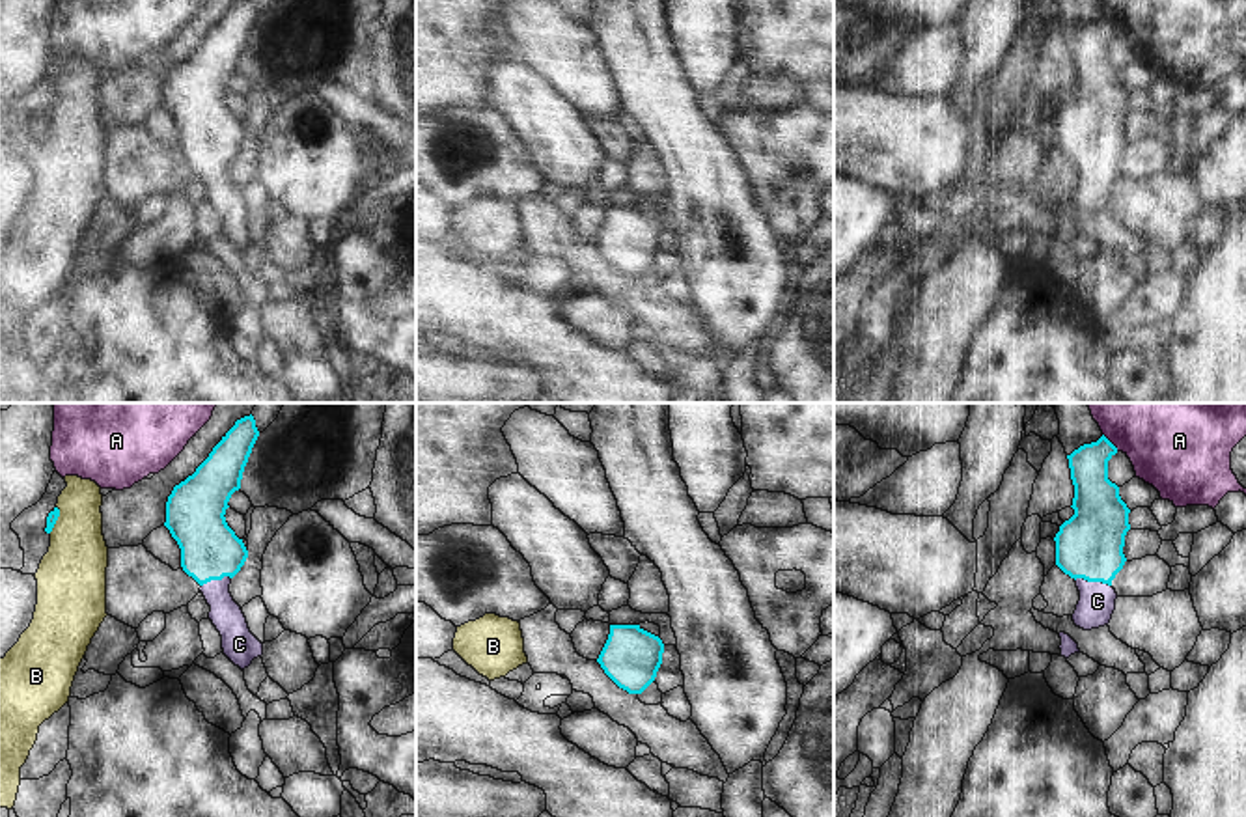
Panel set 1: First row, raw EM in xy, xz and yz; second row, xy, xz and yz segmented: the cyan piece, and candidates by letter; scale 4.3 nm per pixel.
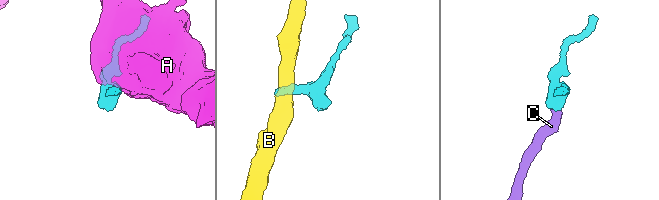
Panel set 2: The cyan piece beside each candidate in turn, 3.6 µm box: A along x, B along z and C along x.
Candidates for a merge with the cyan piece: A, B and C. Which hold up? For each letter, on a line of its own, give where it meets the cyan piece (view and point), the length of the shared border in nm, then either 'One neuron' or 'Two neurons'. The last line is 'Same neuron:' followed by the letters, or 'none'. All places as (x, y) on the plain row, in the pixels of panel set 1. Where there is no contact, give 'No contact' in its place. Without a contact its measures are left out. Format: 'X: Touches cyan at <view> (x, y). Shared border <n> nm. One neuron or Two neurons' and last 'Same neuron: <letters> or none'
A: Touches cyan at yz (1110, 25). Shared border 100 nm. Two neurons
B: Touches cyan at xy (56, 101). Shared border 120 nm. Two neurons
C: Touches cyan at yz (1093, 163). Shared border 160 nm. One neuron
Same neuron: C.

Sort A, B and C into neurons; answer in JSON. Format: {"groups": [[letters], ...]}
{"groups": [["A"], ["B"], ["C"]]}

